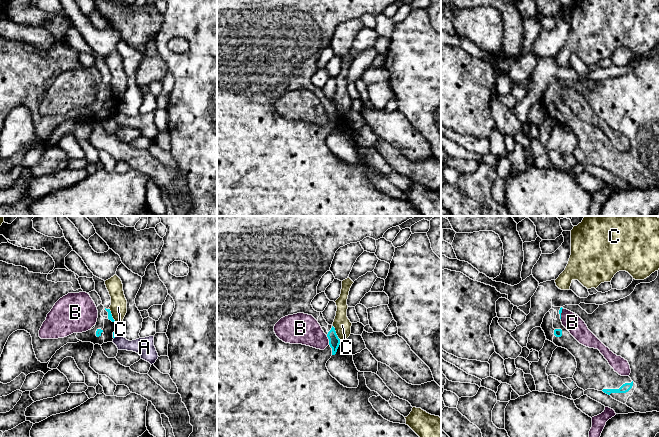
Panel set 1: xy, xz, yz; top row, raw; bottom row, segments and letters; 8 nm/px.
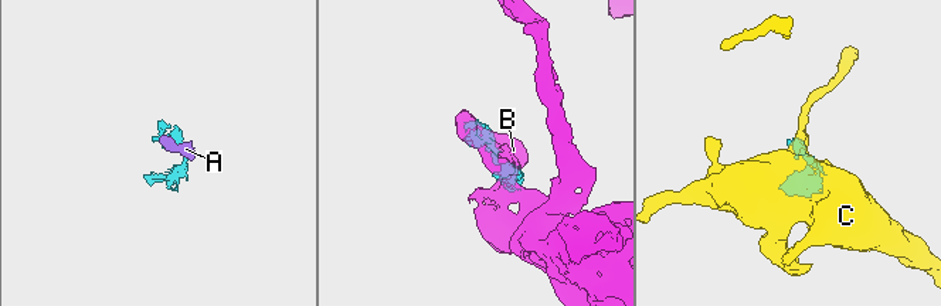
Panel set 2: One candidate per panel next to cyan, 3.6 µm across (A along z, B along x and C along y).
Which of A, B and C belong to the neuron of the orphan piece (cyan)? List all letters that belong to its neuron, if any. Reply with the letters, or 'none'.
none

